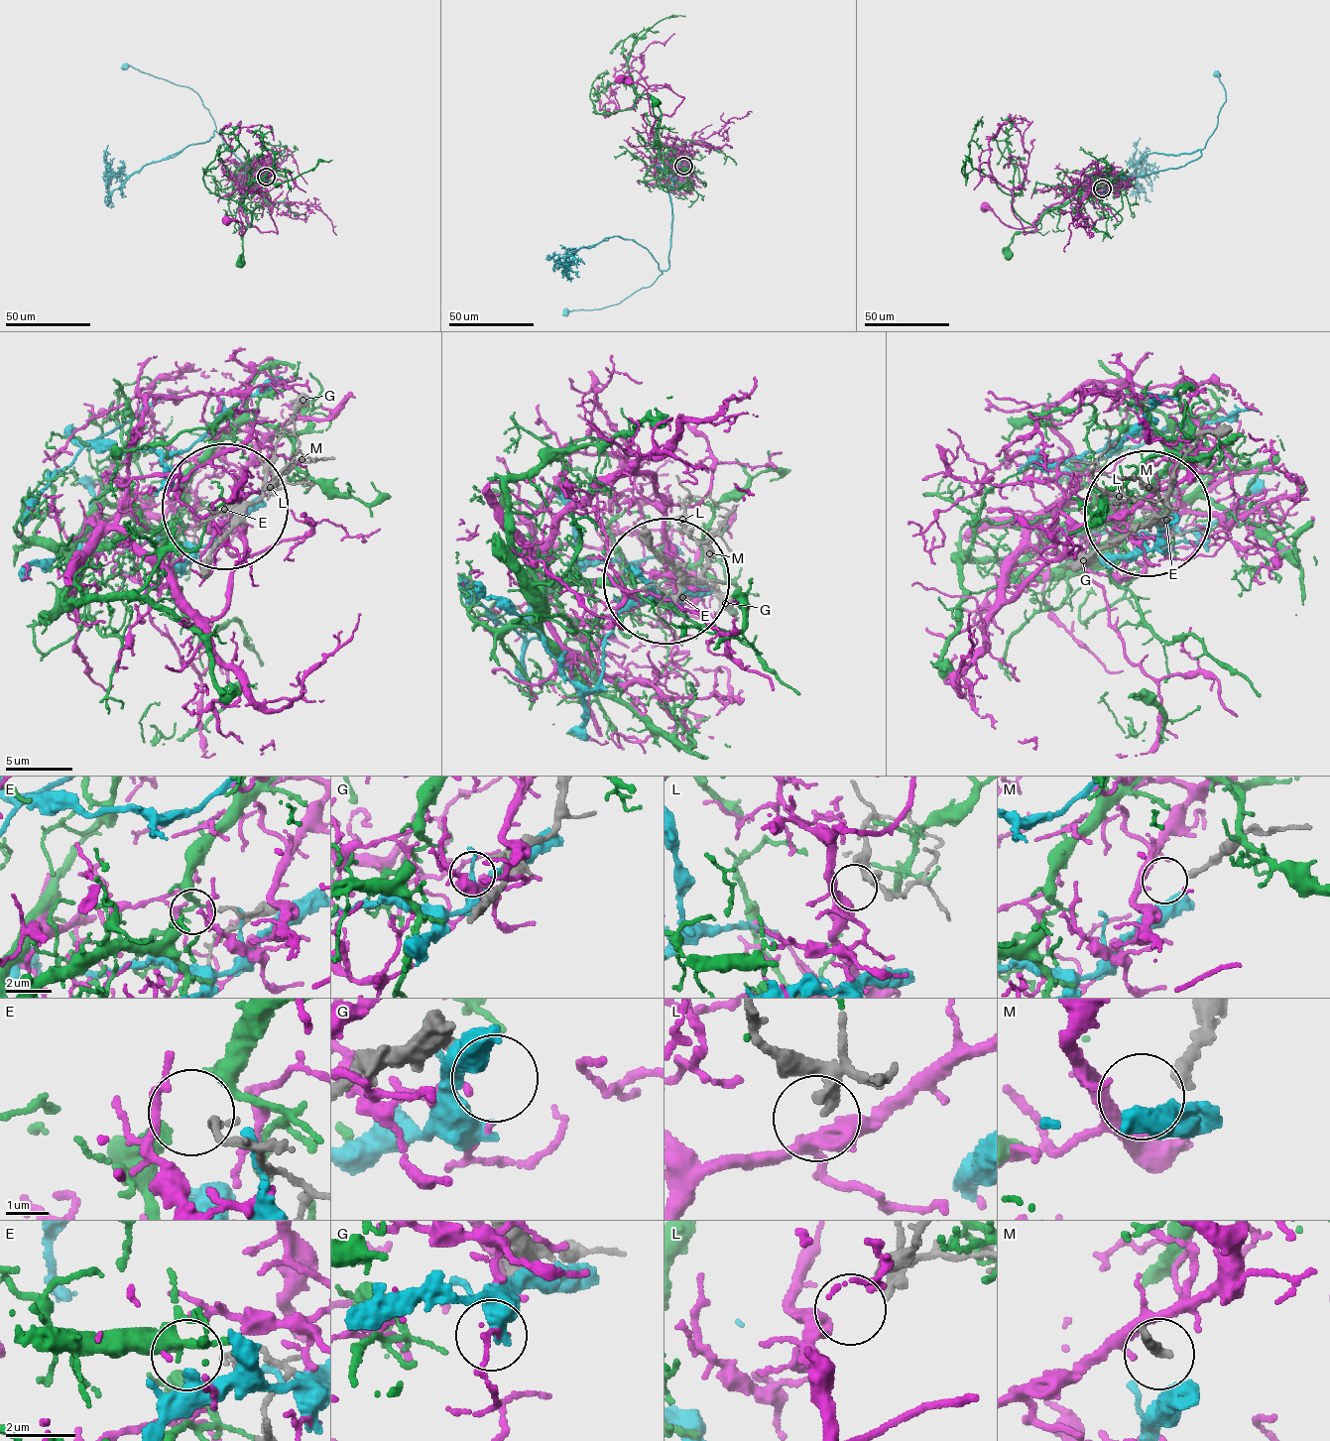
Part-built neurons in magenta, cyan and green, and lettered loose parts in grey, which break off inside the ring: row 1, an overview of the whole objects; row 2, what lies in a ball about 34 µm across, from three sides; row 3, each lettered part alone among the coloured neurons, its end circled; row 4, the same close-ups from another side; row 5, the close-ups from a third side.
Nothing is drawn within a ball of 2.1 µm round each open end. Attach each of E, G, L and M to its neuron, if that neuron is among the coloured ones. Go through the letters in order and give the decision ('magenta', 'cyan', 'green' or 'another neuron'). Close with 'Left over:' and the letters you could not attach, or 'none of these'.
E: green
G: another neuron
L: magenta
M: another neuron
Left over: G, M

